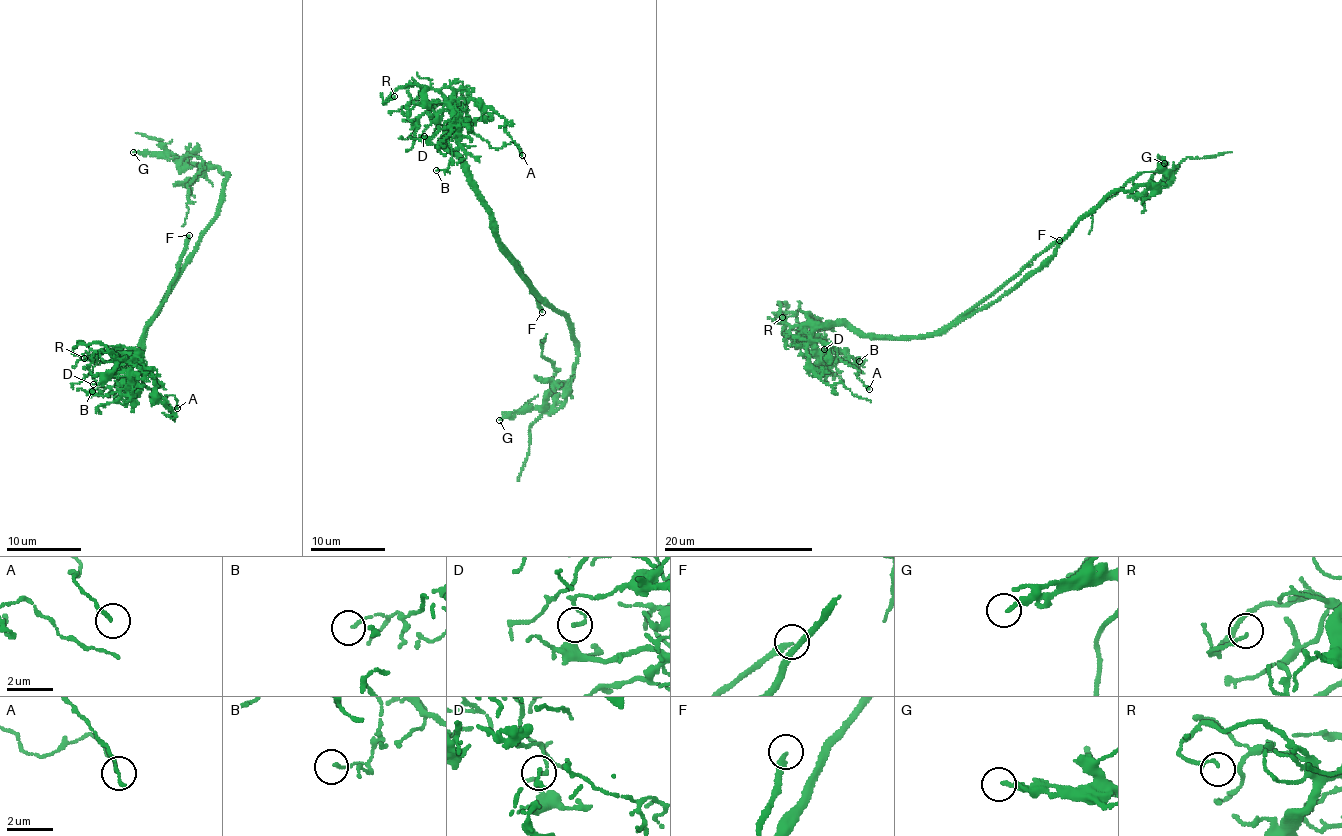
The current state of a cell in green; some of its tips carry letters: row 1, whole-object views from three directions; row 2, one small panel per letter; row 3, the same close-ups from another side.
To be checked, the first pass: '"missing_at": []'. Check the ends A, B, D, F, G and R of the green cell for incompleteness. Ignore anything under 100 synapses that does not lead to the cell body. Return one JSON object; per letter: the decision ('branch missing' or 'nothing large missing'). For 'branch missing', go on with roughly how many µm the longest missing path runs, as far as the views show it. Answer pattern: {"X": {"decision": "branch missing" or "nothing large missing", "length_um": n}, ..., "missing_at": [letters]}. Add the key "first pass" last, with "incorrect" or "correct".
{"A": {"decision": "nothing large missing"}, "B": {"decision": "nothing large missing"}, "D": {"decision": "nothing large missing"}, "F": {"decision": "nothing large missing"}, "G": {"decision": "nothing large missing"}, "R": {"decision": "nothing large missing"}, "missing_at": [], "first pass": "correct"}

